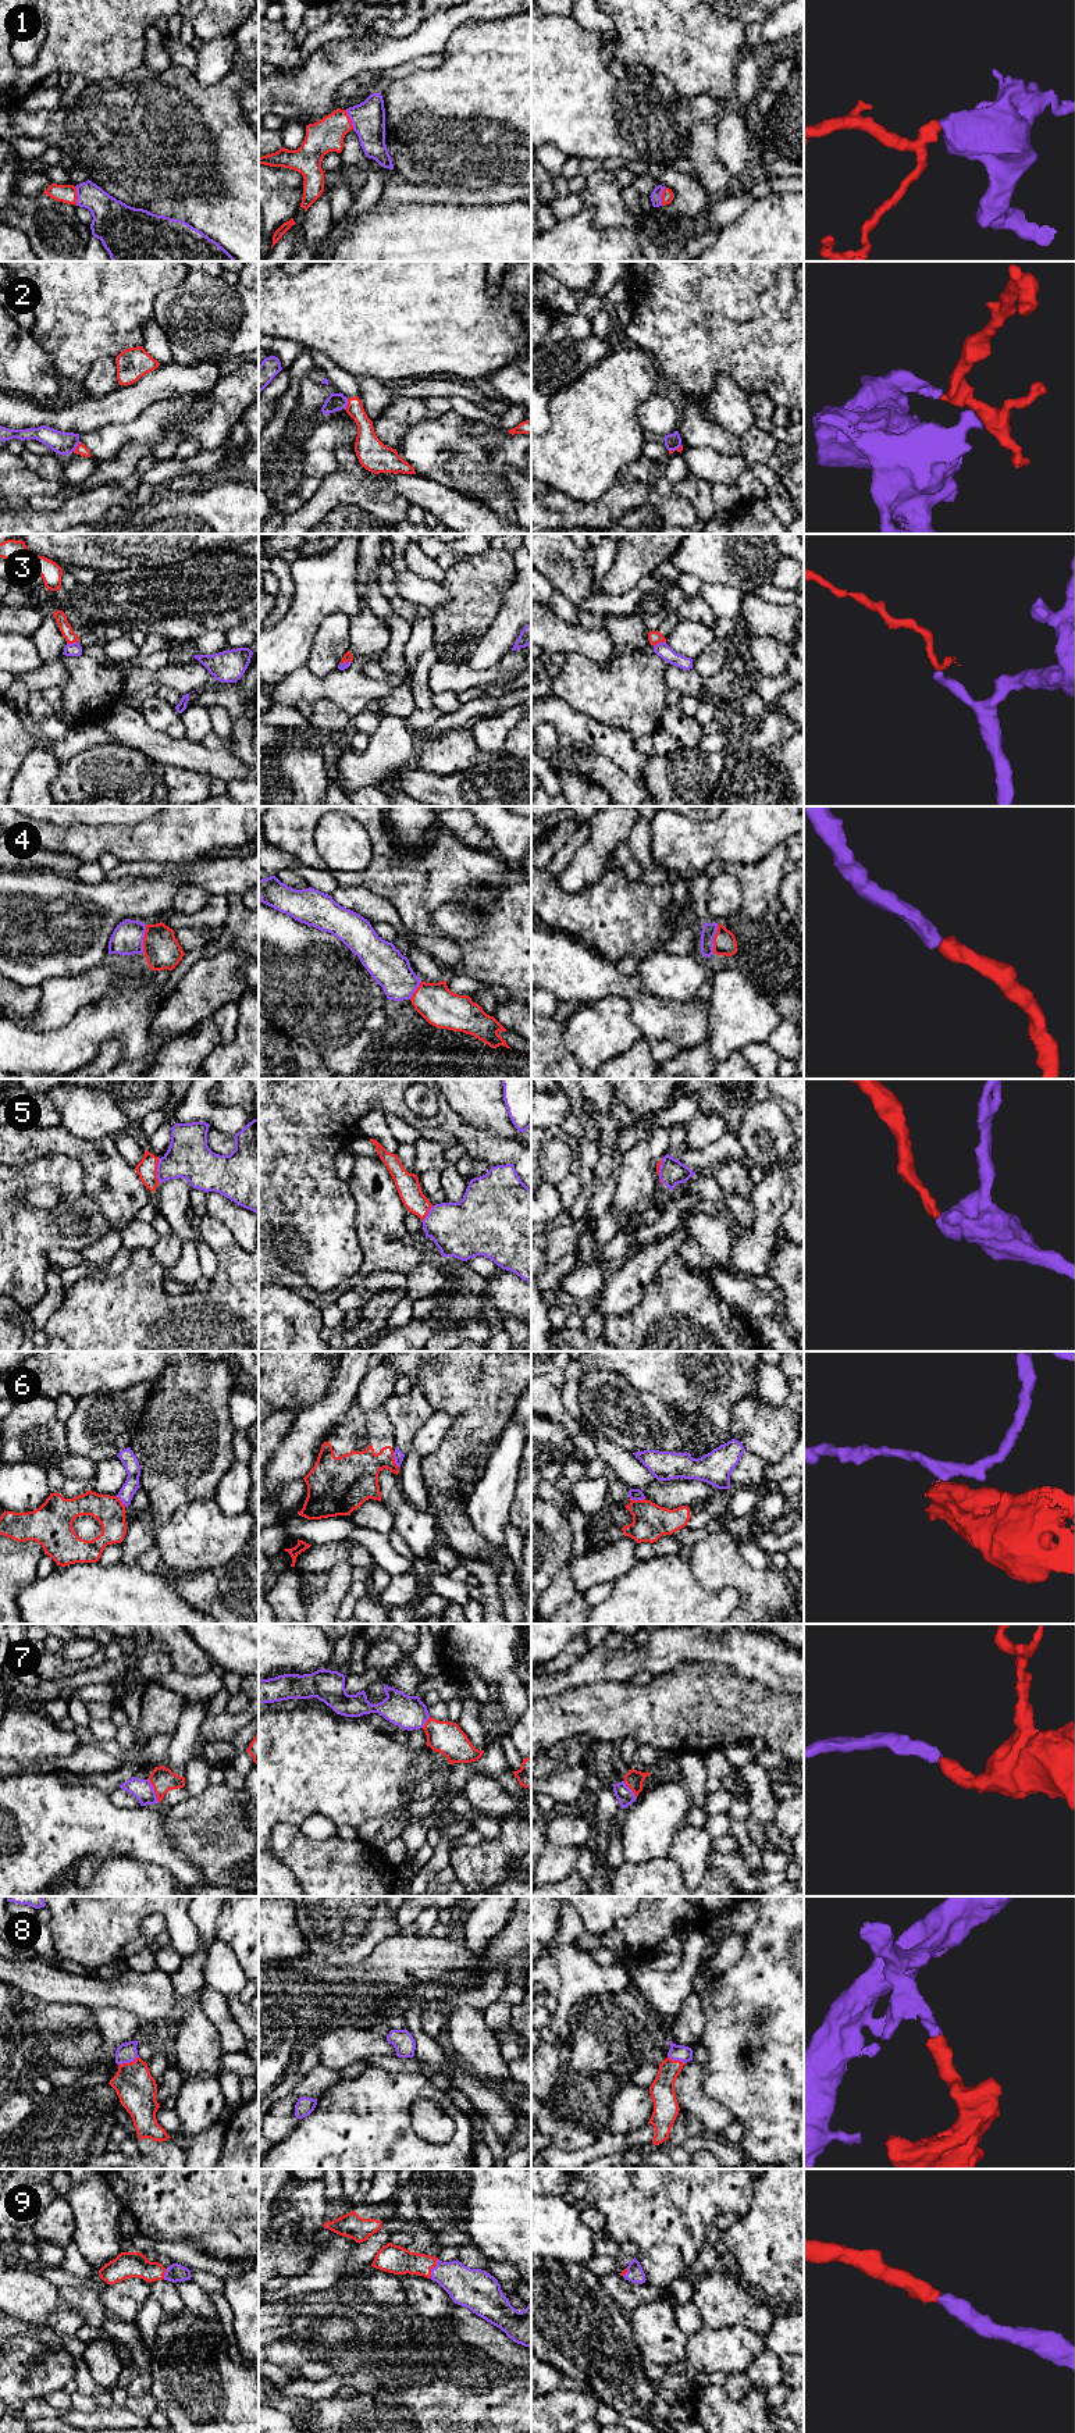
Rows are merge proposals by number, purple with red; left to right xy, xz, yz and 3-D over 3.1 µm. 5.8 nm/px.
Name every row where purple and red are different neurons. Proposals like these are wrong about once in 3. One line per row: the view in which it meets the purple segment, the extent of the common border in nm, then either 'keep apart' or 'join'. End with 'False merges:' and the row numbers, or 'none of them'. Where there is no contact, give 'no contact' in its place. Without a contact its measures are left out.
1: meets purple in xy; contact 110 nm long; join
2: meets purple in xz; contact 70 nm long; keep apart
3: meets purple in xy; contact 70 nm long; keep apart
4: meets purple in xy; contact 170 nm long; join
5: meets purple in xy; contact 150 nm long; join
6: meets purple in xz; contact 100 nm long; keep apart
7: meets purple in xy; contact 160 nm long; join
8: meets purple in xy; contact 130 nm long; join
9: meets purple in xz; contact 130 nm long; join
False merges: 2, 3, 6

